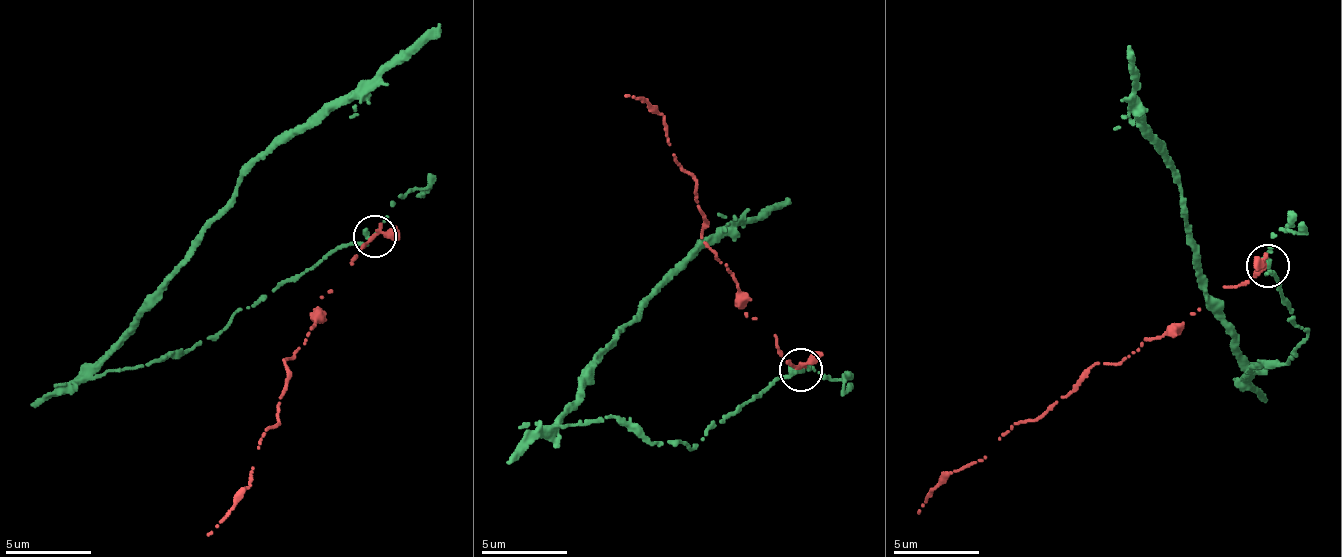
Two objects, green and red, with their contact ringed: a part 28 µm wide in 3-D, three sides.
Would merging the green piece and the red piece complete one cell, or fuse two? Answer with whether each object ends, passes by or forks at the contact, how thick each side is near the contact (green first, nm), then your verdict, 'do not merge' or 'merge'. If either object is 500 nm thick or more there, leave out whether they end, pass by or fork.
green ends; red passes by; calibres 320 and 240 nm; do not merge

